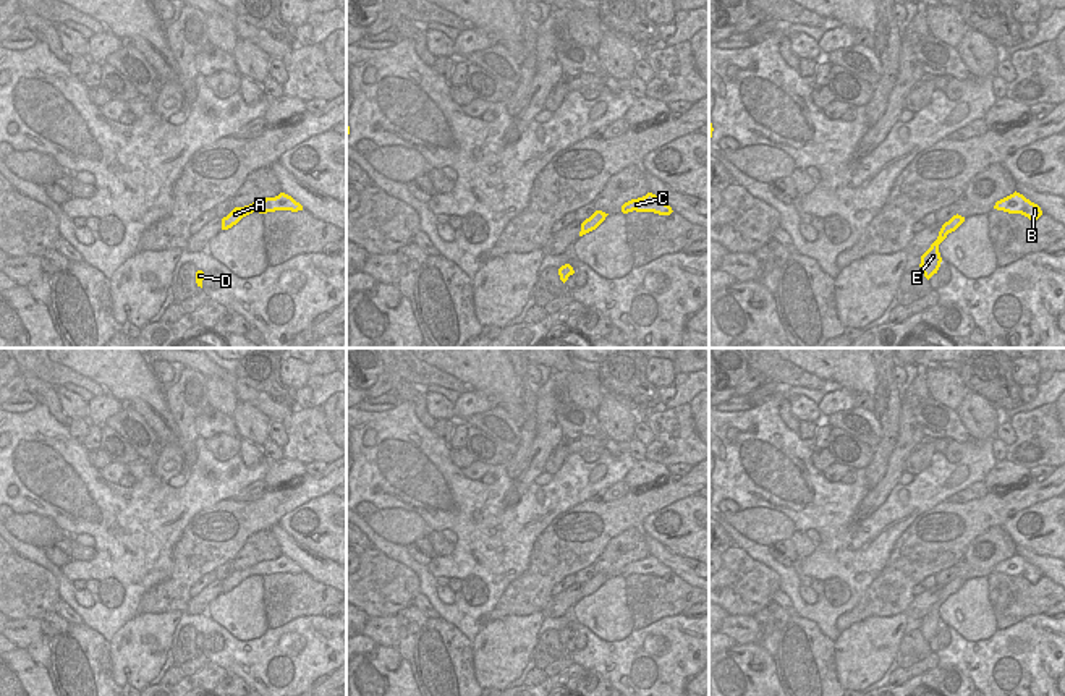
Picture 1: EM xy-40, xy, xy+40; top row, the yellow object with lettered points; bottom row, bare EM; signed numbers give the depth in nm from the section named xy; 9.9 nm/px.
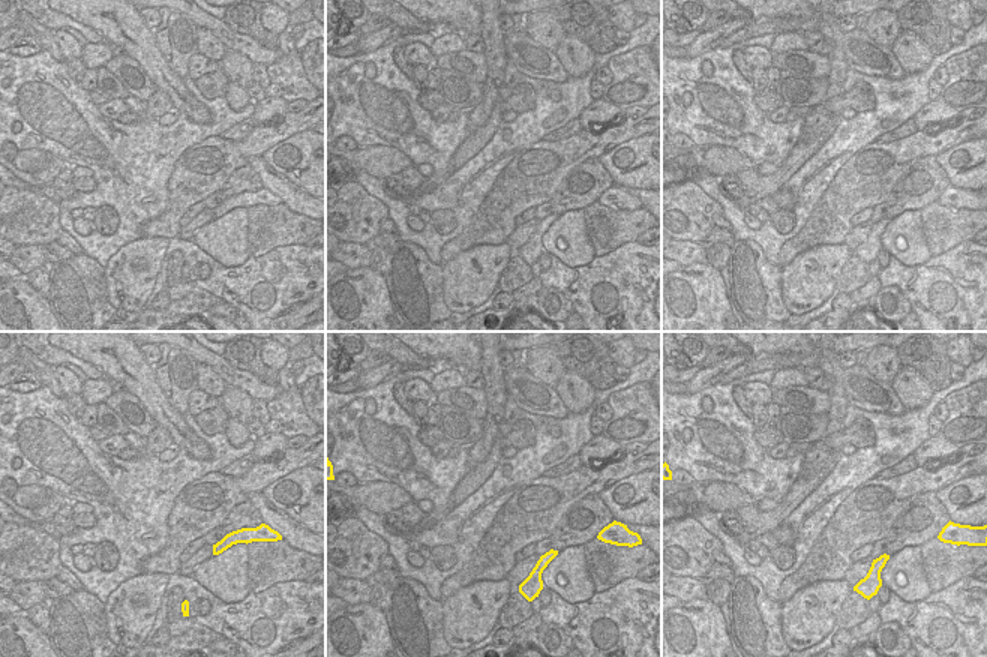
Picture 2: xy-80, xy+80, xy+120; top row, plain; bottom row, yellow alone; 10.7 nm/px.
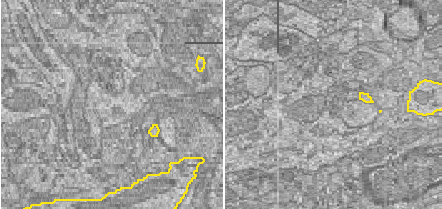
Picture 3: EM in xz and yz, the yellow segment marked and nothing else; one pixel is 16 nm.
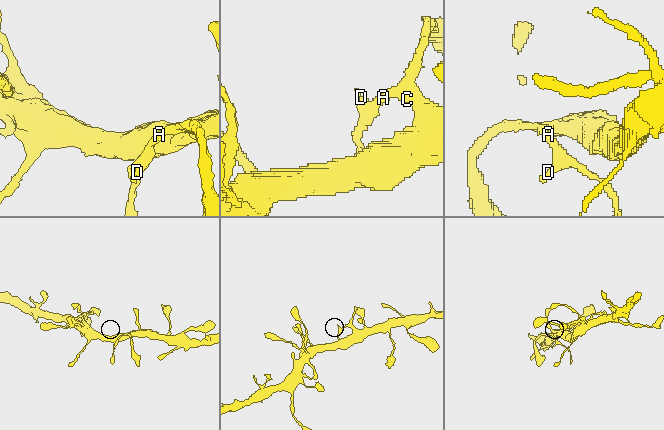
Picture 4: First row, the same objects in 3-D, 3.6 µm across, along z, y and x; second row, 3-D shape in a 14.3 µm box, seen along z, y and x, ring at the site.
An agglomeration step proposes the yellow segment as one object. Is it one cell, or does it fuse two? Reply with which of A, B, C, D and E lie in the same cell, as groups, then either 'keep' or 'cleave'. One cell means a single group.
A B C D E | keep

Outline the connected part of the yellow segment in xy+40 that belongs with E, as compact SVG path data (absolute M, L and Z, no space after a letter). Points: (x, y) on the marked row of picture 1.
M953 215L948 222L945 222L939 231L937 240L931 244L931 248L921 256L921 270L924 277L929 280L934 274L937 274L942 257L939 253L939 244L947 238L948 233L955 231L961 223L965 222L965 217Z

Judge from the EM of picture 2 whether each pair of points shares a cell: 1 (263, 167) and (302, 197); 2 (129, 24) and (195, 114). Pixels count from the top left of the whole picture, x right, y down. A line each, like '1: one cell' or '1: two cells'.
1: one cell
2: one cell

